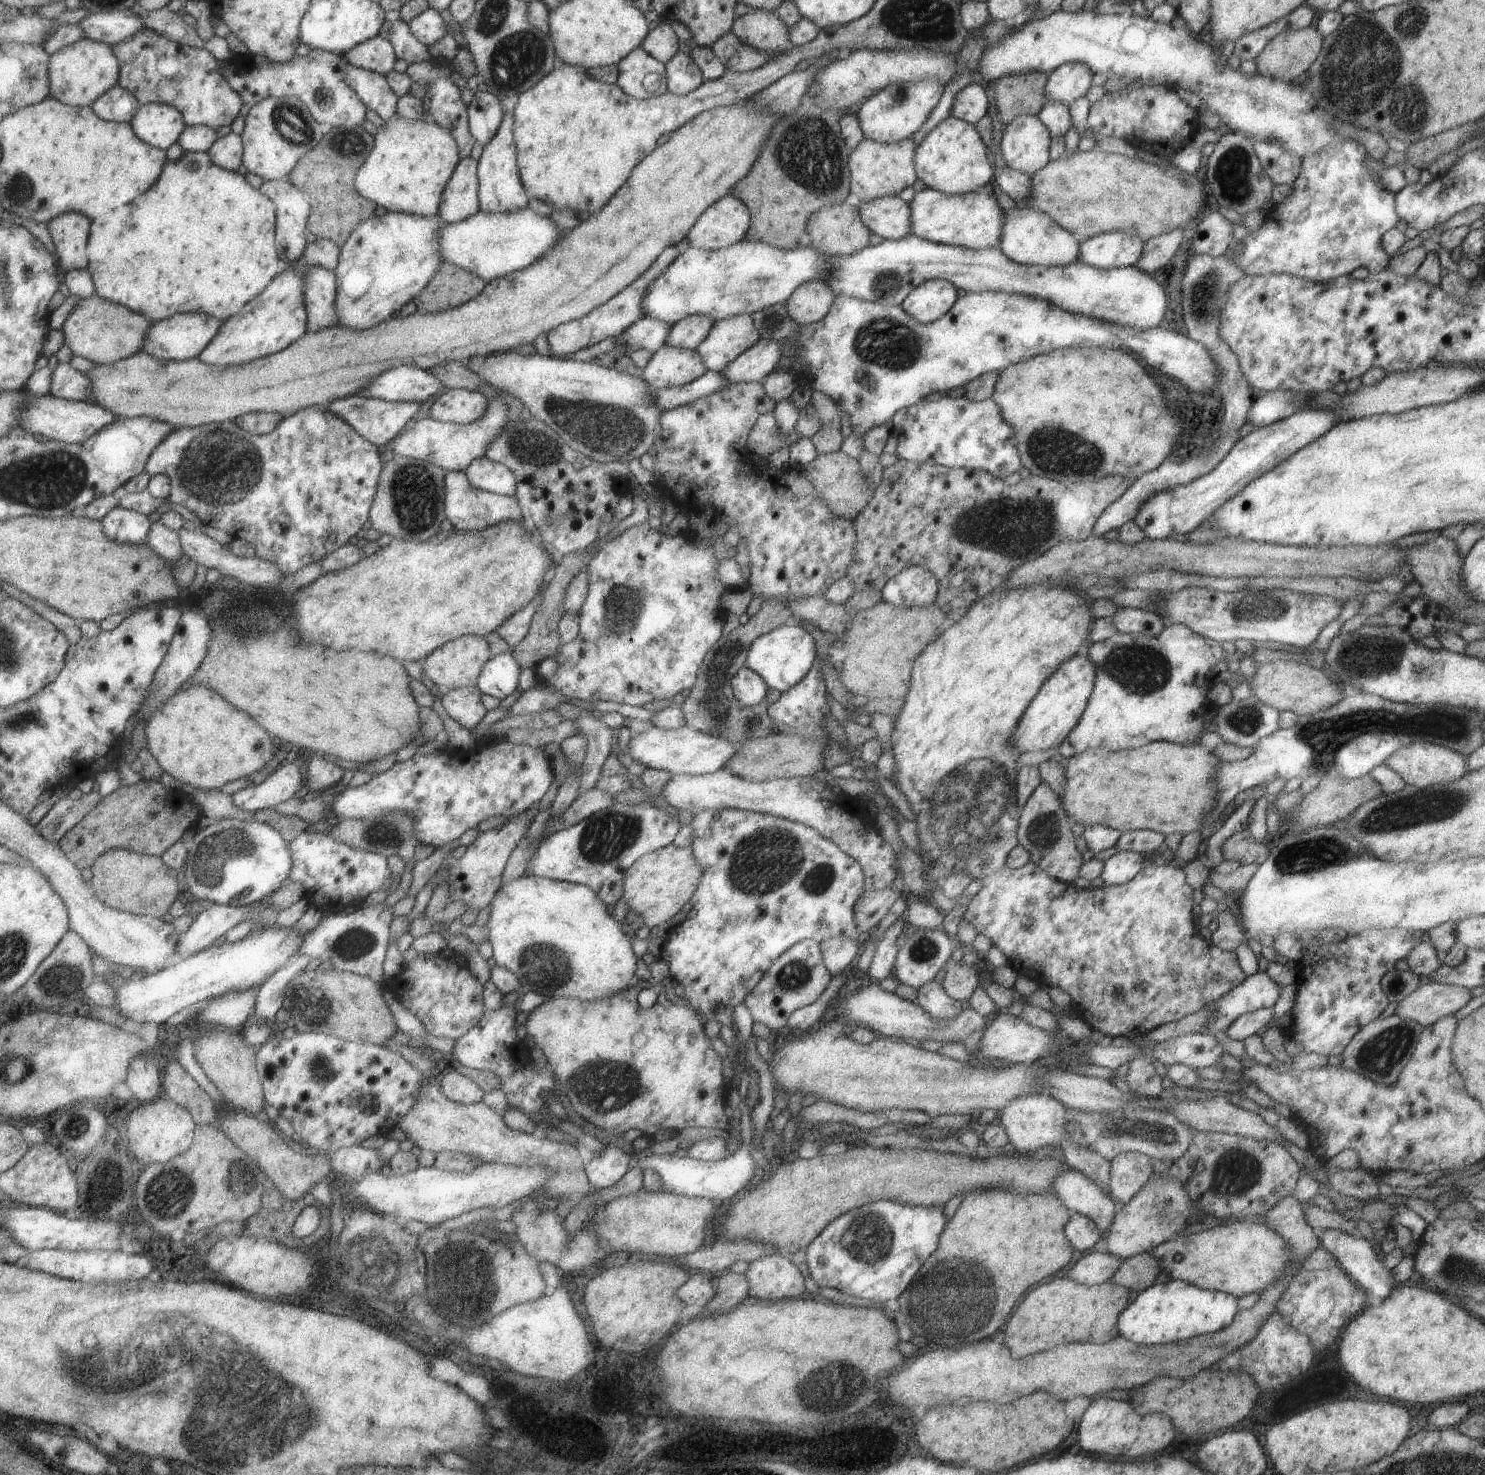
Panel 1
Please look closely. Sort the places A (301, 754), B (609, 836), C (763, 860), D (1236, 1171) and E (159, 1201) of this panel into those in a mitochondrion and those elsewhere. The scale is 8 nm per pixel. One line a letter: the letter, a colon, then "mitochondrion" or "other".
A: other
B: mitochondrion
C: mitochondrion
D: mitochondrion
E: mitochondrion

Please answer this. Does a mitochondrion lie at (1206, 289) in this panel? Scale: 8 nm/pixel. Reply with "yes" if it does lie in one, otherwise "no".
yes

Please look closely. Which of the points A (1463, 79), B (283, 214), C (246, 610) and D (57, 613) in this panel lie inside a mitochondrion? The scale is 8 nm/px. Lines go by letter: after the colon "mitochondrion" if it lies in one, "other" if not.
A: other
B: other
C: mitochondrion
D: other

